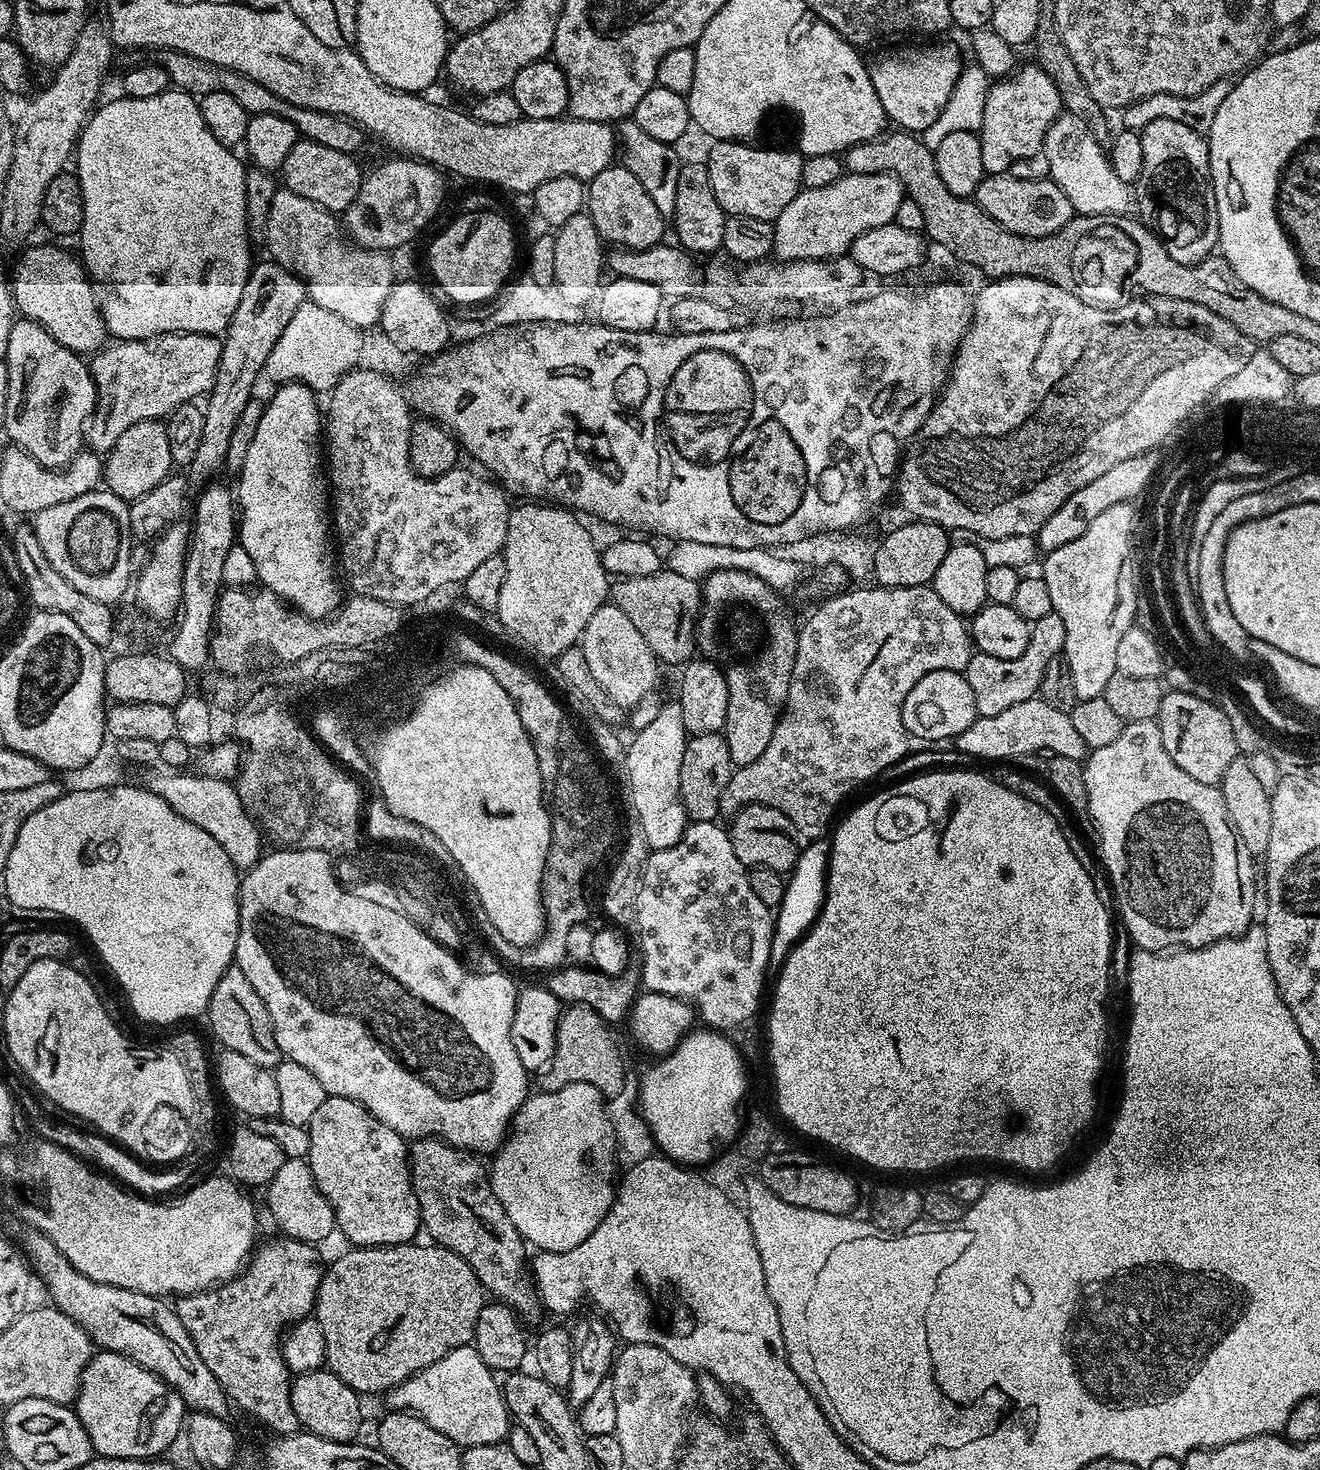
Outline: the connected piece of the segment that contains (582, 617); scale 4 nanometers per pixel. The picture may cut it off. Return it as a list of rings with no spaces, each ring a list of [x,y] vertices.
[[[524,502],[521,508],[513,507],[508,513],[508,529],[506,530],[506,542],[502,549],[502,555],[506,562],[506,582],[502,582],[502,595],[498,597],[498,606],[495,615],[500,616],[500,624],[508,632],[513,632],[528,648],[533,648],[540,656],[555,658],[562,655],[567,648],[573,647],[583,637],[586,626],[595,612],[602,607],[610,596],[610,574],[604,569],[601,549],[596,549],[592,536],[579,524],[577,513],[563,506],[545,506],[540,502]]]

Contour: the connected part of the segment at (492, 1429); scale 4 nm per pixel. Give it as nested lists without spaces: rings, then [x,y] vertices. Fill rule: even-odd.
[[[474,1346],[450,1350],[386,1394],[388,1408],[421,1416],[438,1434],[446,1434],[461,1449],[507,1441],[510,1413],[497,1373],[482,1362]]]

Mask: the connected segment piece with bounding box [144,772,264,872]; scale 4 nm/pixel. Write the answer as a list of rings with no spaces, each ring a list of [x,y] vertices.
[[[161,772],[150,774],[144,781],[149,792],[156,793],[175,813],[199,826],[221,846],[239,871],[247,871],[260,860],[264,838],[258,823],[242,806],[235,785],[231,781],[203,776],[199,772]]]

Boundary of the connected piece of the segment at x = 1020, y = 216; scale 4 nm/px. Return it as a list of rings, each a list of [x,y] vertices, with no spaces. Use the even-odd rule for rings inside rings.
[[[988,174],[985,175],[984,181],[978,186],[975,194],[976,204],[990,218],[994,218],[994,222],[998,222],[1001,228],[1010,230],[1019,236],[1045,236],[1046,234],[1054,234],[1062,226],[1066,226],[1066,222],[1071,220],[1074,213],[1072,211],[1072,203],[1066,198],[1066,194],[1062,194],[1062,190],[1050,178],[1044,180],[1023,180],[1020,176],[1012,176],[1013,174]]]

